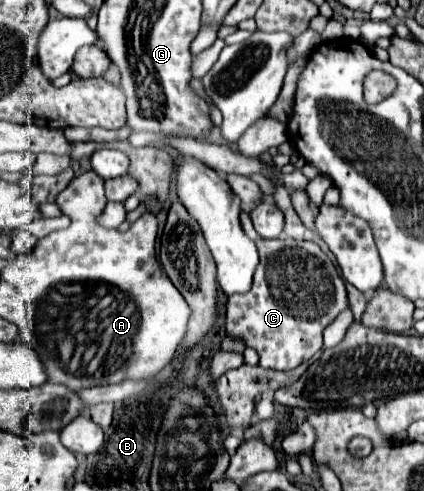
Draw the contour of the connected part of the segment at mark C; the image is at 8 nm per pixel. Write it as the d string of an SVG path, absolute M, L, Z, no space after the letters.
M260 239L260 263L248 293L230 295L226 311L228 335L240 337L260 355L264 369L290 371L322 349L322 331L348 307L346 287L334 263L310 241Z

